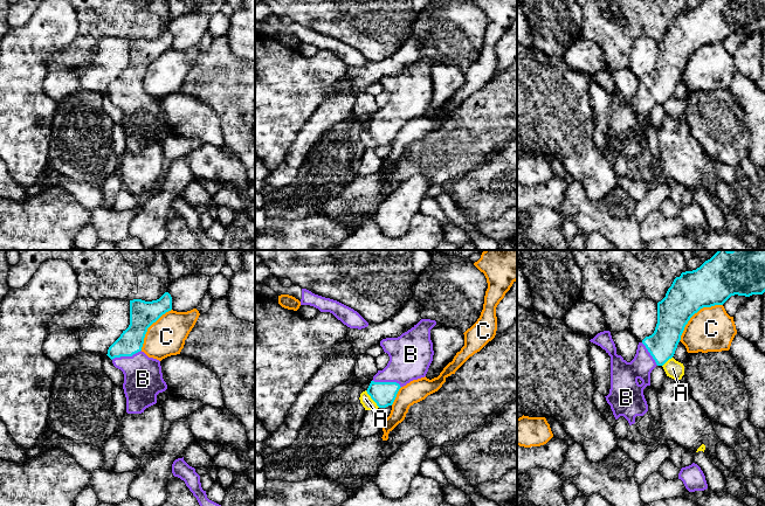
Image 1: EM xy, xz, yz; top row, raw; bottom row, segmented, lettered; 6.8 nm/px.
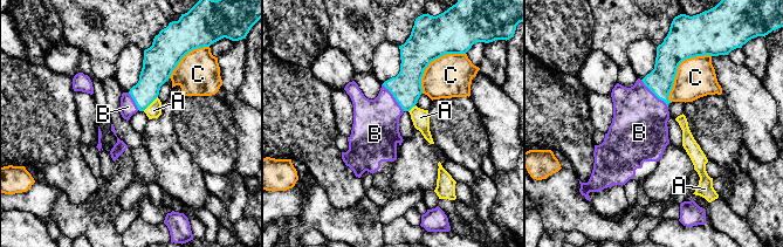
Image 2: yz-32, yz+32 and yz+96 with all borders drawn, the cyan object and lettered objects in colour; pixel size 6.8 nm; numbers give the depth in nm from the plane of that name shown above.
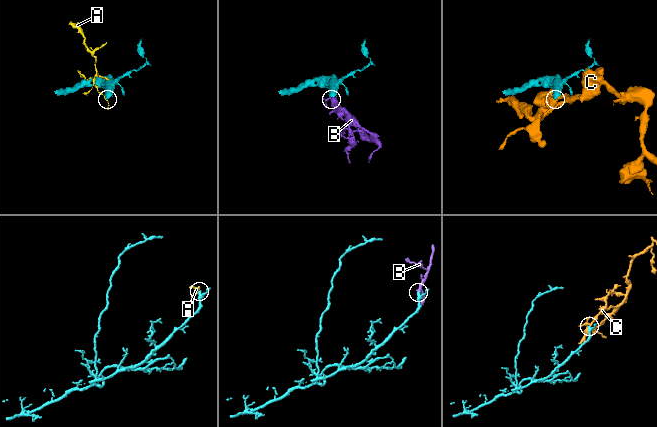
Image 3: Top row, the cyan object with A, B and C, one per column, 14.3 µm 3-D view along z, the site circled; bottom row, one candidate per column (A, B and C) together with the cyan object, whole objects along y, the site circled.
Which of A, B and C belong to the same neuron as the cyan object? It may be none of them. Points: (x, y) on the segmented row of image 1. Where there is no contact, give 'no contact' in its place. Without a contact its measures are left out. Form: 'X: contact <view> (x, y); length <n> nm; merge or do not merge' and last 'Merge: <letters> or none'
A: contact xz (371, 397); length 160 nm; do not merge
B: contact xz (387, 382); length 200 nm; merge
C: contact yz (695, 312); length 400 nm; do not merge
Merge: B

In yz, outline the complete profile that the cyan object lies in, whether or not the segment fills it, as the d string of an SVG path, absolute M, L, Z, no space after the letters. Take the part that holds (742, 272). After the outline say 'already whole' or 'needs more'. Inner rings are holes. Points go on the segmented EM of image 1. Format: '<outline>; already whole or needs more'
M718 250L710 259L692 271L682 272L668 289L666 297L657 303L657 324L652 335L646 337L638 345L636 354L630 362L616 354L616 347L609 331L598 333L590 341L600 346L611 356L611 389L606 397L615 420L623 416L629 425L635 423L636 416L643 416L648 411L648 404L643 389L650 386L650 373L656 366L663 366L675 354L685 325L690 318L703 307L723 305L731 296L763 294L765 292L765 250Z; needs more

